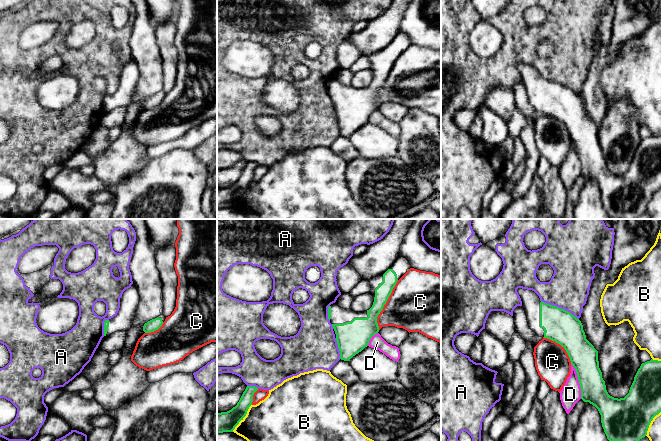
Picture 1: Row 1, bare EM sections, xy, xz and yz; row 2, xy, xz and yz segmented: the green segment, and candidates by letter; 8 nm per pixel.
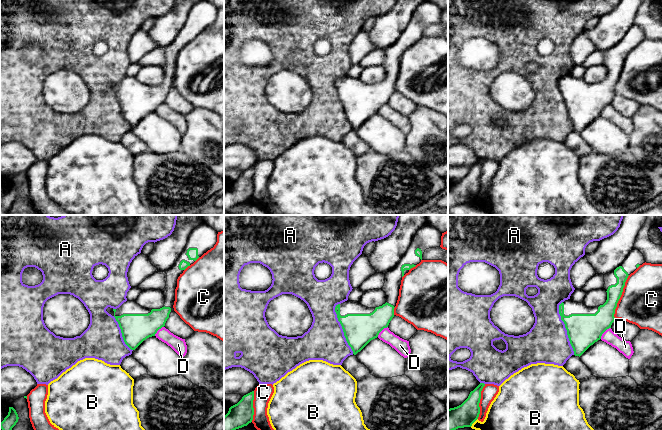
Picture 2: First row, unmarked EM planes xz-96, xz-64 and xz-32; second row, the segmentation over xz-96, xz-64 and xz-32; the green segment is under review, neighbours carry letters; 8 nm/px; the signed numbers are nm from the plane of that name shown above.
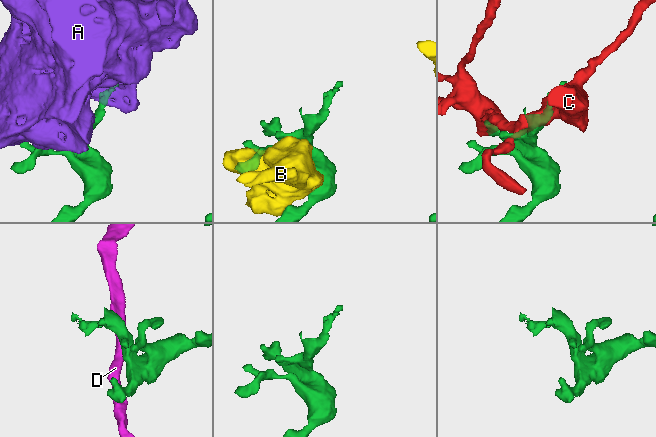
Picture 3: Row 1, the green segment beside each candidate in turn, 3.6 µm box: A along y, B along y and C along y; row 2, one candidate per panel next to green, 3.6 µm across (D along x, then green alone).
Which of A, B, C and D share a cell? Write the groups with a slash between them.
A / B / C / D

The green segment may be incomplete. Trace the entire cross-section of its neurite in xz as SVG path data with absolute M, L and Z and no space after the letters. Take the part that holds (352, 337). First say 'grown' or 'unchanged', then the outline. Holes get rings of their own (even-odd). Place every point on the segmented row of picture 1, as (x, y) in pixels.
grown; M398 257L384 273L369 280L370 294L374 298L372 307L364 312L343 309L336 303L328 307L328 319L332 324L340 359L350 359L368 346L370 339L379 332L377 317L383 310L397 281L411 268L409 261Z

